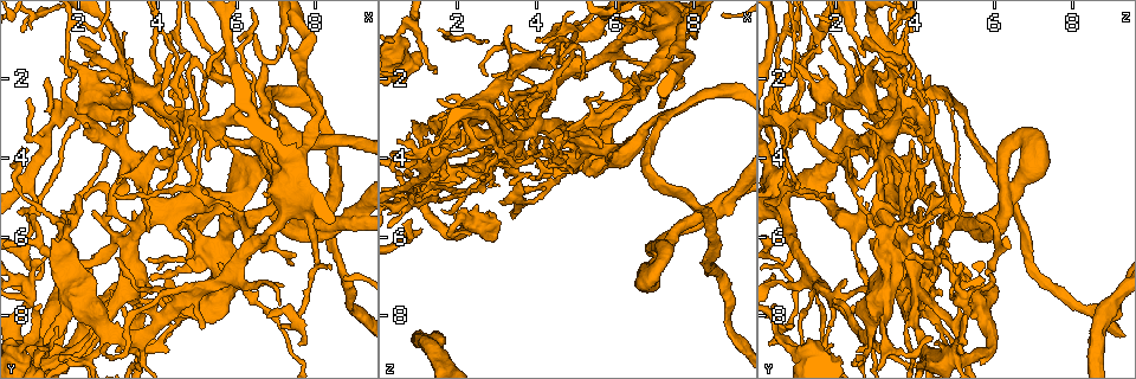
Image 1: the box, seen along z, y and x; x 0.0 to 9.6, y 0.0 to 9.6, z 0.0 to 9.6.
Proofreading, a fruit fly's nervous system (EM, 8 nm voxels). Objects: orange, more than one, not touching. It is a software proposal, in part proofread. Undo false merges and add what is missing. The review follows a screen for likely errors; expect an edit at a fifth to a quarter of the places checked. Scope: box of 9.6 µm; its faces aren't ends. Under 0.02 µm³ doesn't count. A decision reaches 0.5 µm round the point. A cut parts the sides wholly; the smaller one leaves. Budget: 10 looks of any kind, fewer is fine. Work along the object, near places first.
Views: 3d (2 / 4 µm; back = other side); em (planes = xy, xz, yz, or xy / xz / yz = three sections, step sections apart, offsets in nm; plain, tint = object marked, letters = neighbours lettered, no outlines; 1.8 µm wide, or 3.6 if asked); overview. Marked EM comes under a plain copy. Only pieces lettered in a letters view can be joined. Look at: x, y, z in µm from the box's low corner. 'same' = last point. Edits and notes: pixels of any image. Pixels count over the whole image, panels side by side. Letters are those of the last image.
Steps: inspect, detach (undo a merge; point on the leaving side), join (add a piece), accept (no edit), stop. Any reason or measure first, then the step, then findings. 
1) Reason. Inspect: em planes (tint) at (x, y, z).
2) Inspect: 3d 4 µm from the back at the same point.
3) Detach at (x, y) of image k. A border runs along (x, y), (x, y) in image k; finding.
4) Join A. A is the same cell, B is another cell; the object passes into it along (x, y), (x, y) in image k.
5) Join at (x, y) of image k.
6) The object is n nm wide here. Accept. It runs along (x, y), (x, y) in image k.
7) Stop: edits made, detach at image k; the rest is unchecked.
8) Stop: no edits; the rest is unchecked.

Abrupt turn. Inspect: em planes (letters) at (0.65, 7.40, 5.15).

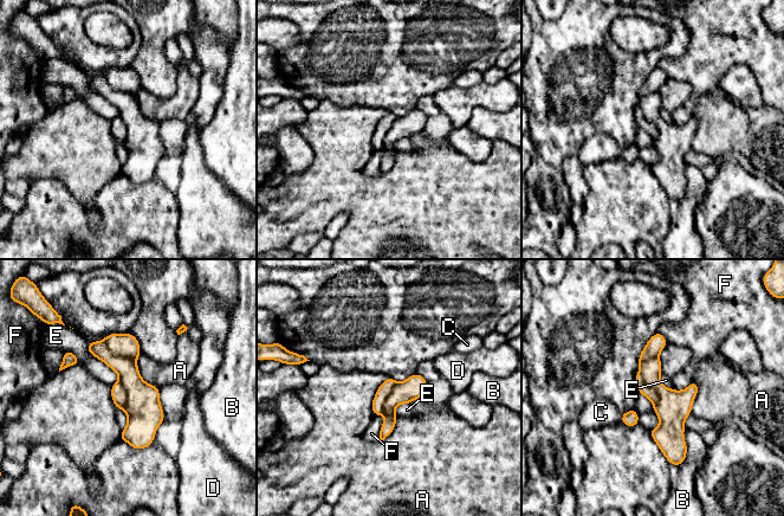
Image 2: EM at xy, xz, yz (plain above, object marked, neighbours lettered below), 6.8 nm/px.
The object is 180 nm wide here. Accept. A, B, C, D, E and F are other cells; a border runs along (140, 354), (141, 378), (159, 388) in image 2; all the same neuron.

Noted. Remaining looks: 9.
Closes a loop. Inspect: 3d 2 µm at (3.75, 8.65, 5.15).

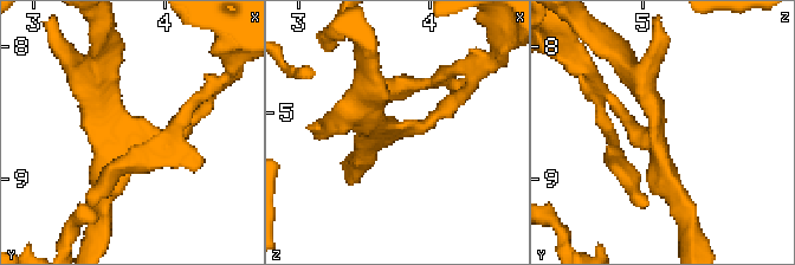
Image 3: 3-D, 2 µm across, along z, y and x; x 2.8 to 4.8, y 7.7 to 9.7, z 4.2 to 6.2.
Need the tissue. Inspect: em xz step 4 (letters) at (3.74, 8.66, 5.10).

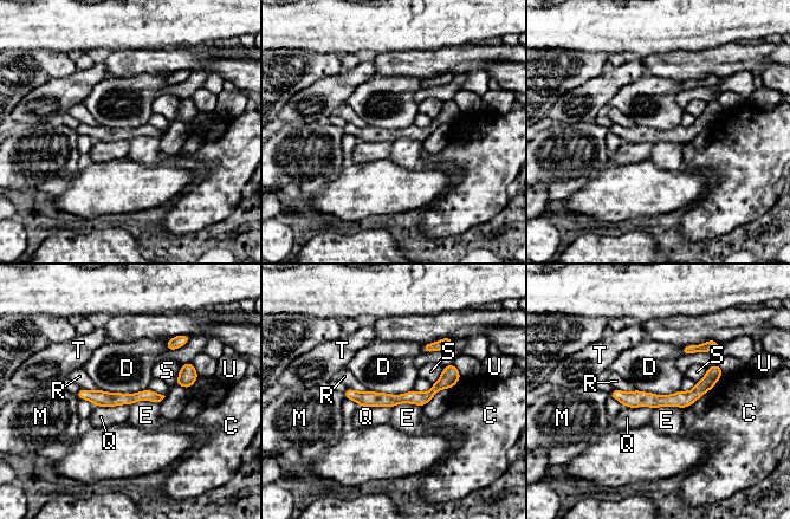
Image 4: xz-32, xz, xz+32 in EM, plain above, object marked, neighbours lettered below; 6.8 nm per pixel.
Accept. C, D, E, M, Q, R, S, T and U are other cells; it runs along (457, 375), (425, 397), (347, 395) in image 4; one neuron here.

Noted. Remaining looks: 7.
Branch point. Inspect: em planes (letters) at (1.25, 8.05, 8.70).

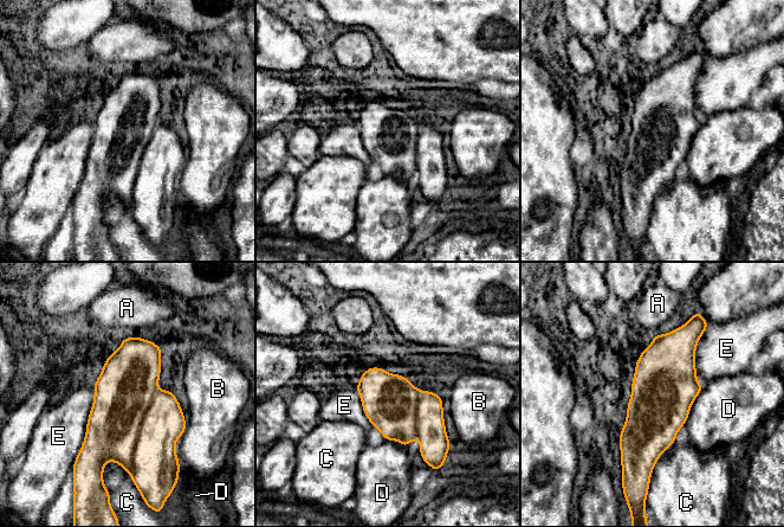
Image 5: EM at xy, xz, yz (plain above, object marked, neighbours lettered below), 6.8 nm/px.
The longest contact is with E, 550 nm. Detach at (155, 463) of image 5. A, B, C, D and E are other cells; a border runs along (157, 389), (140, 428), (130, 473) in image 5; a second neuron is stuck on.

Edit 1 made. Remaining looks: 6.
Thick turns thin. Inspect: 3d 2 µm at (0.80, 8.65, 0.65).

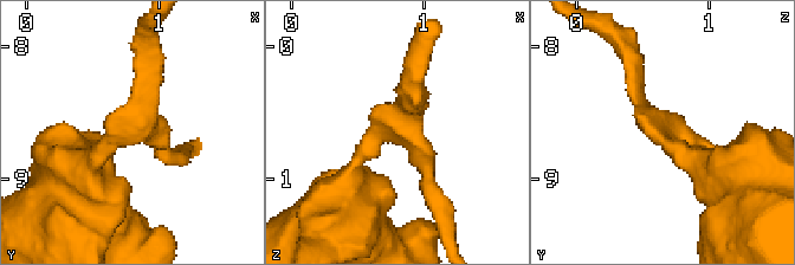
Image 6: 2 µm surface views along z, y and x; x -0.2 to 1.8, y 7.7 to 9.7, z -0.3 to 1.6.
Need the tissue. Inspect: em planes (letters) at (0.78, 8.66, 0.66).

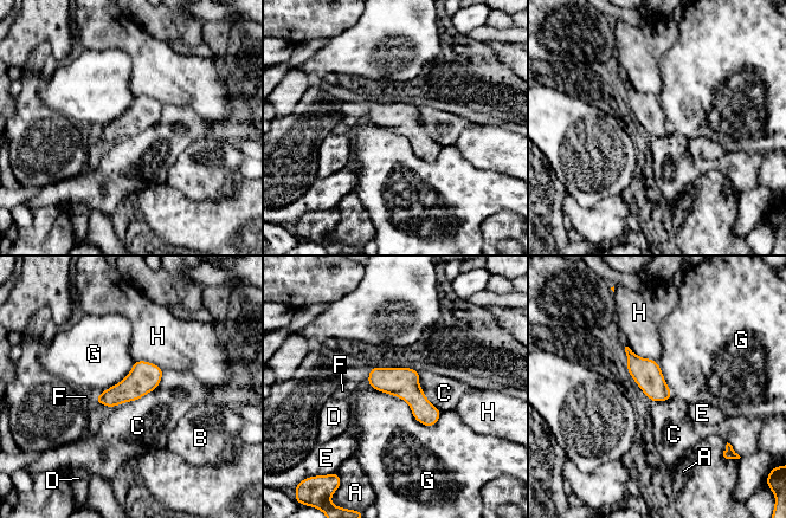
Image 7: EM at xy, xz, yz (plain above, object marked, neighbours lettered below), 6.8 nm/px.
The object is 200 nm wide here. Accept. A, B, C, D, E, F, G and H are other cells; it runs along (373, 371), (395, 381), (432, 421) in image 7; all the same neuron.

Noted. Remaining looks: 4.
Stop: edits made, detach at image 5; the rest is unchecked.

